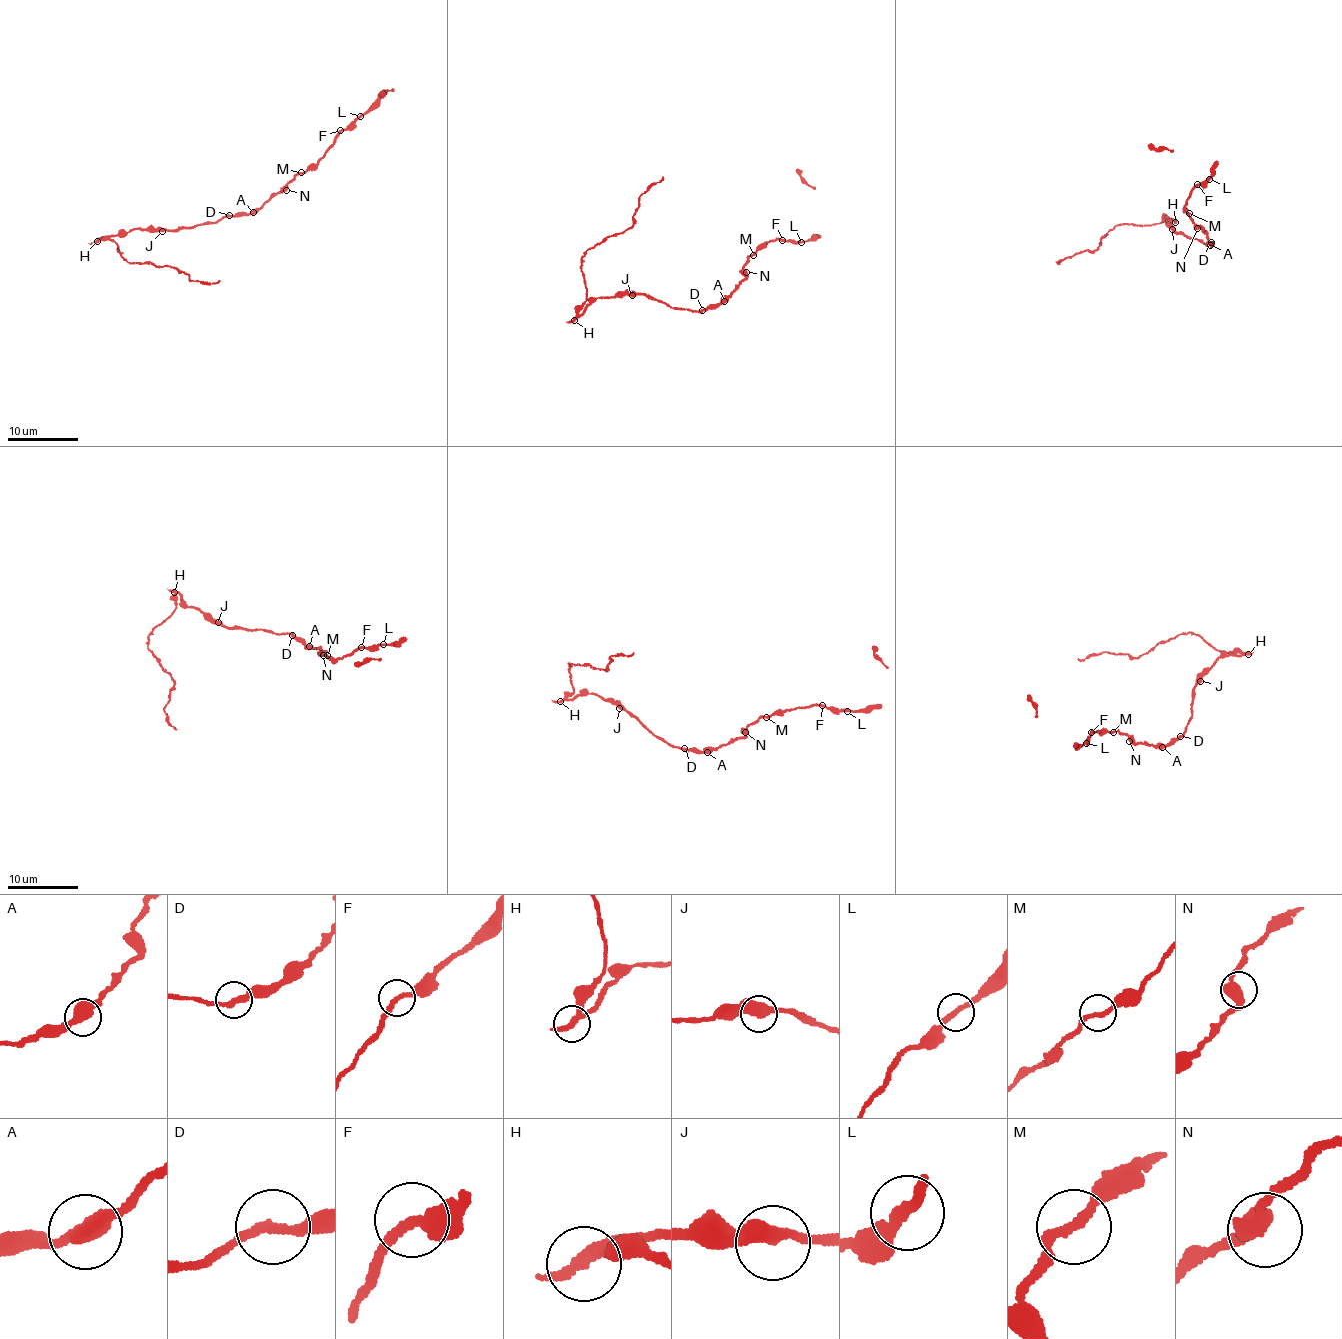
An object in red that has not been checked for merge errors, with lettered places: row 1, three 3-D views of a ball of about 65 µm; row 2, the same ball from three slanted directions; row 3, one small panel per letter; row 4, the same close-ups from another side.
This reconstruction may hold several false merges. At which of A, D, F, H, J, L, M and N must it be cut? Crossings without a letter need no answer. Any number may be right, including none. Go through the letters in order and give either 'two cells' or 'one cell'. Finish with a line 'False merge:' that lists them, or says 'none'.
A: one cell
D: one cell
F: one cell
H: two cells
J: one cell
L: one cell
M: one cell
N: one cell
False merge: H

